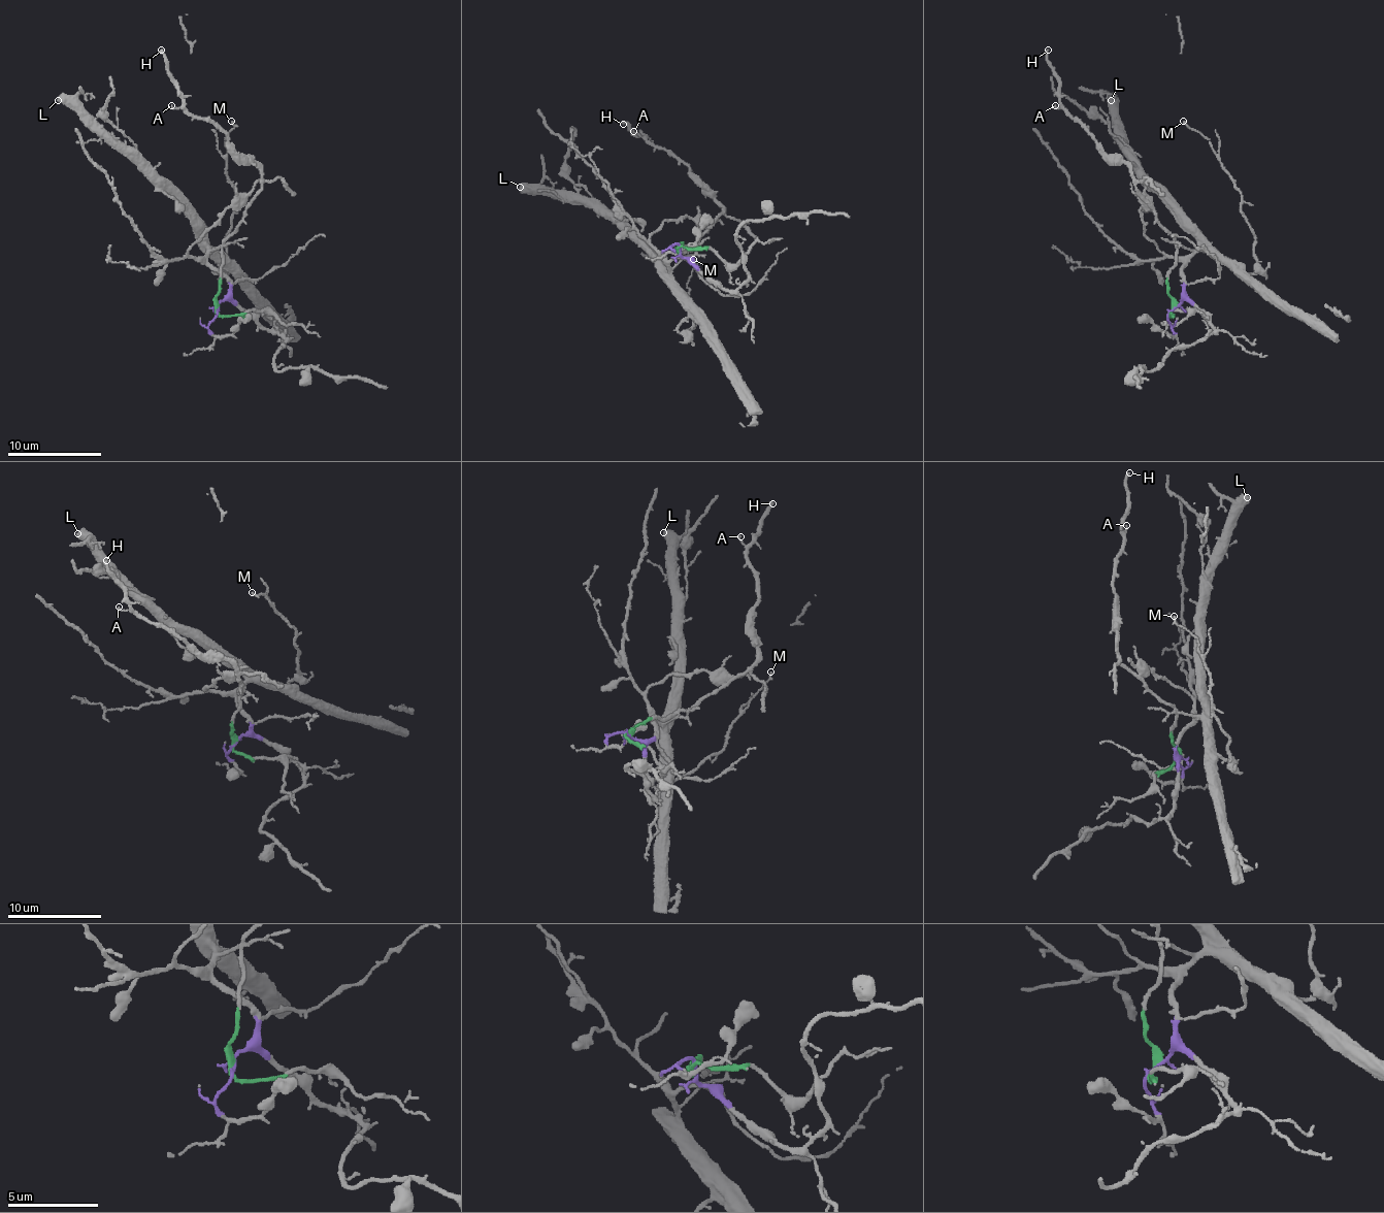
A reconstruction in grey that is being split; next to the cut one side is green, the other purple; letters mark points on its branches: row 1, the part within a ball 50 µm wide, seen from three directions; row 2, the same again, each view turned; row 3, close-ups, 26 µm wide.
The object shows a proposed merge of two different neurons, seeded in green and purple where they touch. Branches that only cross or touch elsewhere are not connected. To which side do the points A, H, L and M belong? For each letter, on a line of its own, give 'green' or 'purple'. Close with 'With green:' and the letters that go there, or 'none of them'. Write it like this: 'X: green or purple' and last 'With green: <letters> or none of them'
A: green
H: green
L: purple
M: purple
With green: A, H

